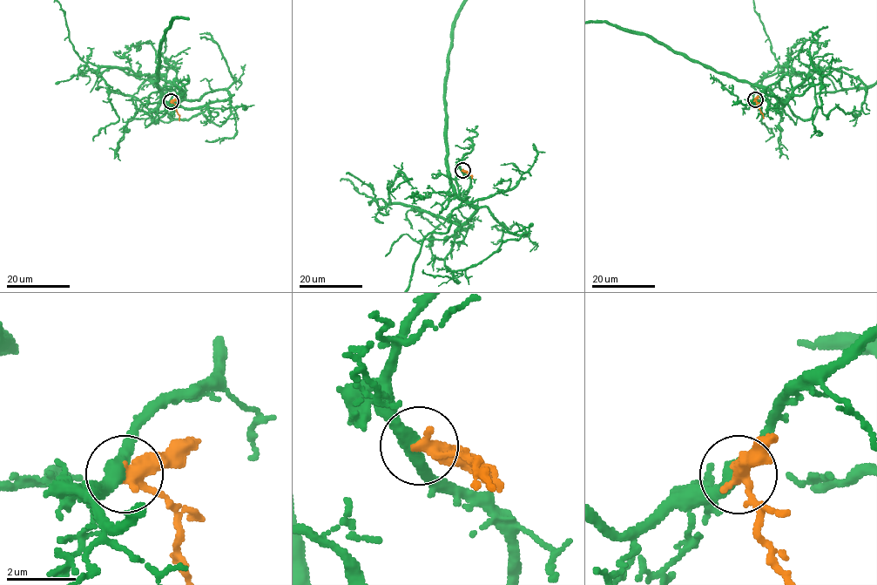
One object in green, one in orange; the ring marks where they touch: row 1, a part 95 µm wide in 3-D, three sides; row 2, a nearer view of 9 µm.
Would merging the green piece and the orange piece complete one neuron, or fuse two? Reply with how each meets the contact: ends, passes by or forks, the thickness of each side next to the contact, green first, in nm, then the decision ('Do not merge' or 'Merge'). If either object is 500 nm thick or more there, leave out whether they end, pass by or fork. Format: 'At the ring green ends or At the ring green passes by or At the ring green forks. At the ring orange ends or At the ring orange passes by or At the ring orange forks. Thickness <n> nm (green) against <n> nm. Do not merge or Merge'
At the ring green passes by. At the ring orange passes by. Thickness 400 nm (green) against 360 nm. Do not merge

